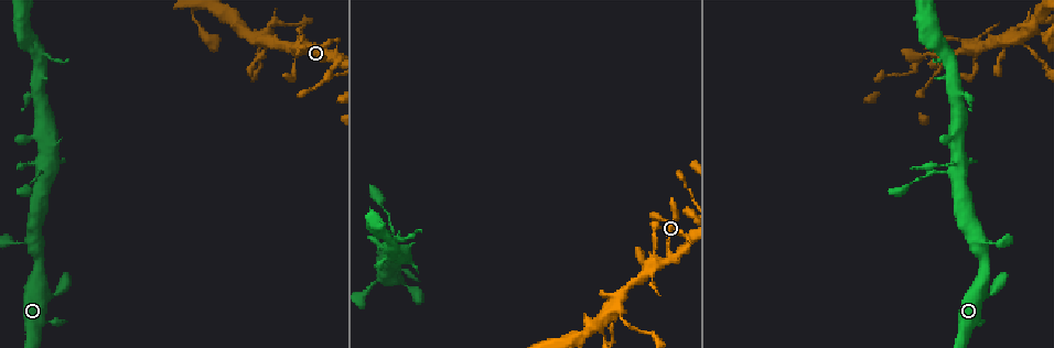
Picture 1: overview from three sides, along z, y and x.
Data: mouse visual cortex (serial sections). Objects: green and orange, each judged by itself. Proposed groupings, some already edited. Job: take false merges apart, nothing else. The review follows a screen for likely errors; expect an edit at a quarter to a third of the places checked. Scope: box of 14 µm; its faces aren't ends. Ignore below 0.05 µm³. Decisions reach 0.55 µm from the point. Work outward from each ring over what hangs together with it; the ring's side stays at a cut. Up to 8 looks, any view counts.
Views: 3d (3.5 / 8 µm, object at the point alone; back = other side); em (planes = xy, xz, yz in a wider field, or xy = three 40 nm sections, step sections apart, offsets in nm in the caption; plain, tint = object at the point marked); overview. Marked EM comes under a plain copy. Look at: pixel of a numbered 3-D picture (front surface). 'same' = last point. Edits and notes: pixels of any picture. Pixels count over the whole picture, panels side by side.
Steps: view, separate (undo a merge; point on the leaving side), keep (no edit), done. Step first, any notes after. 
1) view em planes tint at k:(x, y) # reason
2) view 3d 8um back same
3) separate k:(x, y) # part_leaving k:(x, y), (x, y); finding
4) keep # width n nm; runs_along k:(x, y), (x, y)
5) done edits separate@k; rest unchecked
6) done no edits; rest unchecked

view 3d 3.5um at 1:(972, 47) # narrows sharply

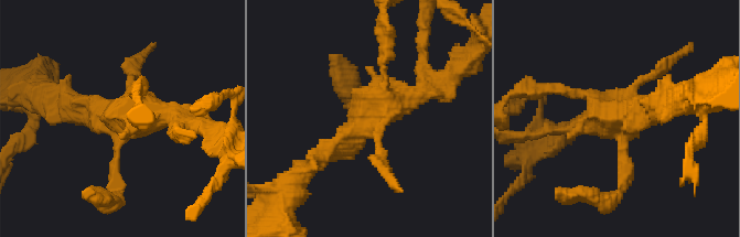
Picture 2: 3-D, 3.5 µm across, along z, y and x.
view em xy step 5 tint at 2:(122, 113) # now the EM

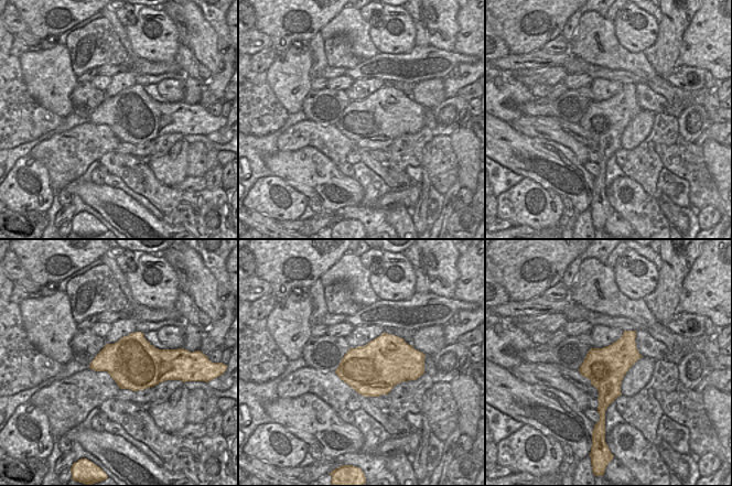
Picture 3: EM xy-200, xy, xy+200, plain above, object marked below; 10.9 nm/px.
keep # runs_along 2:(421, 76), (317, 160); all the same cell

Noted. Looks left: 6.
view em xy step 2 tint at 1:(1014, 38) # thin arm on a thick one

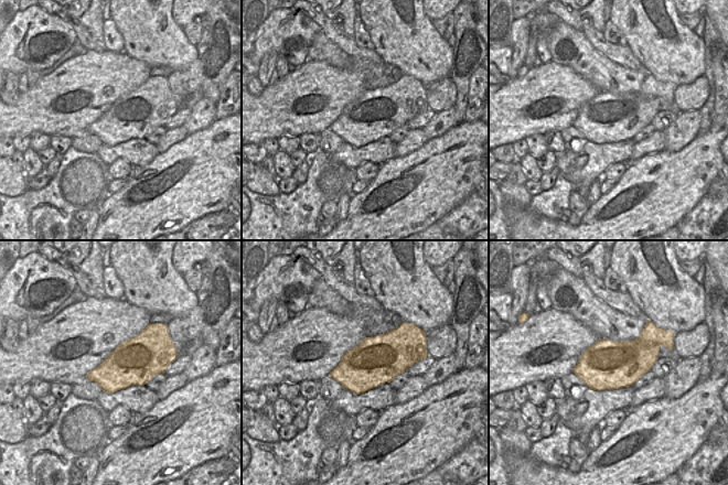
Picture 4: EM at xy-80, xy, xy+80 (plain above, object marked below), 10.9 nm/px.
view 3d 3.5um same

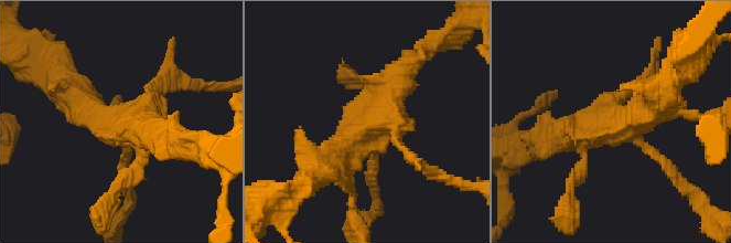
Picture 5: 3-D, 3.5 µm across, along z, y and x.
keep # runs_along 5:(415, 60), (380, 116), (326, 161); all the same cell

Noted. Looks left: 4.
view 3d 8um at 1:(43, 175)

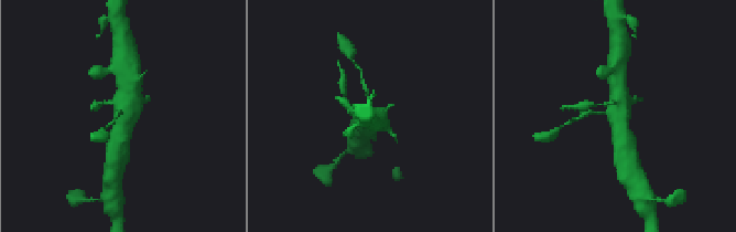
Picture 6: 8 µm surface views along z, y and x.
view 3d 3.5um back at 6:(617, 118)

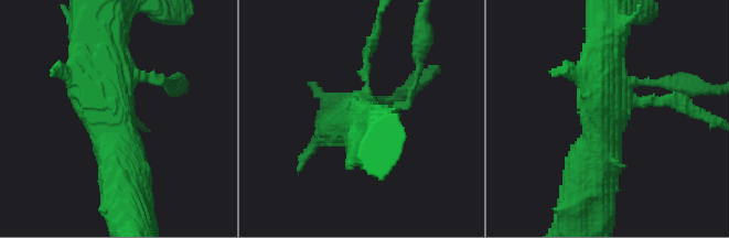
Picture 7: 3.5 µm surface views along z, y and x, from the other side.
view em xy step 3 tint at 7:(109, 115) # shape alone is not enough

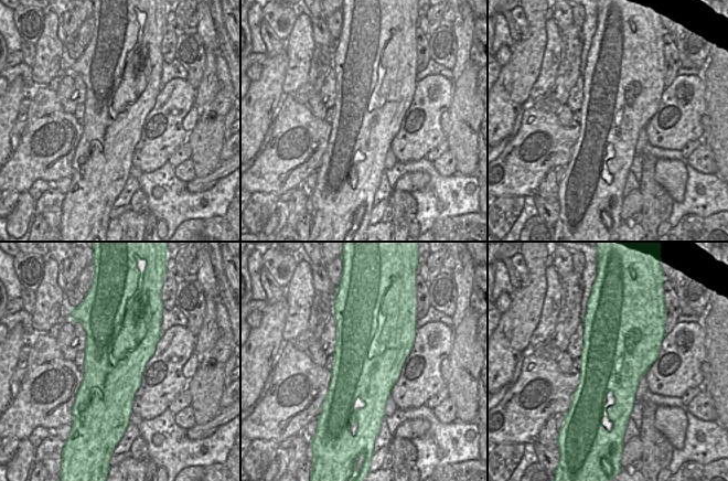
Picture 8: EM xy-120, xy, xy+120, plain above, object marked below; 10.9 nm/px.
keep # runs_along 7:(131, 159), (107, 105), (107, 20); one cell here

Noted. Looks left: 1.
done no edits; rest unchecked

